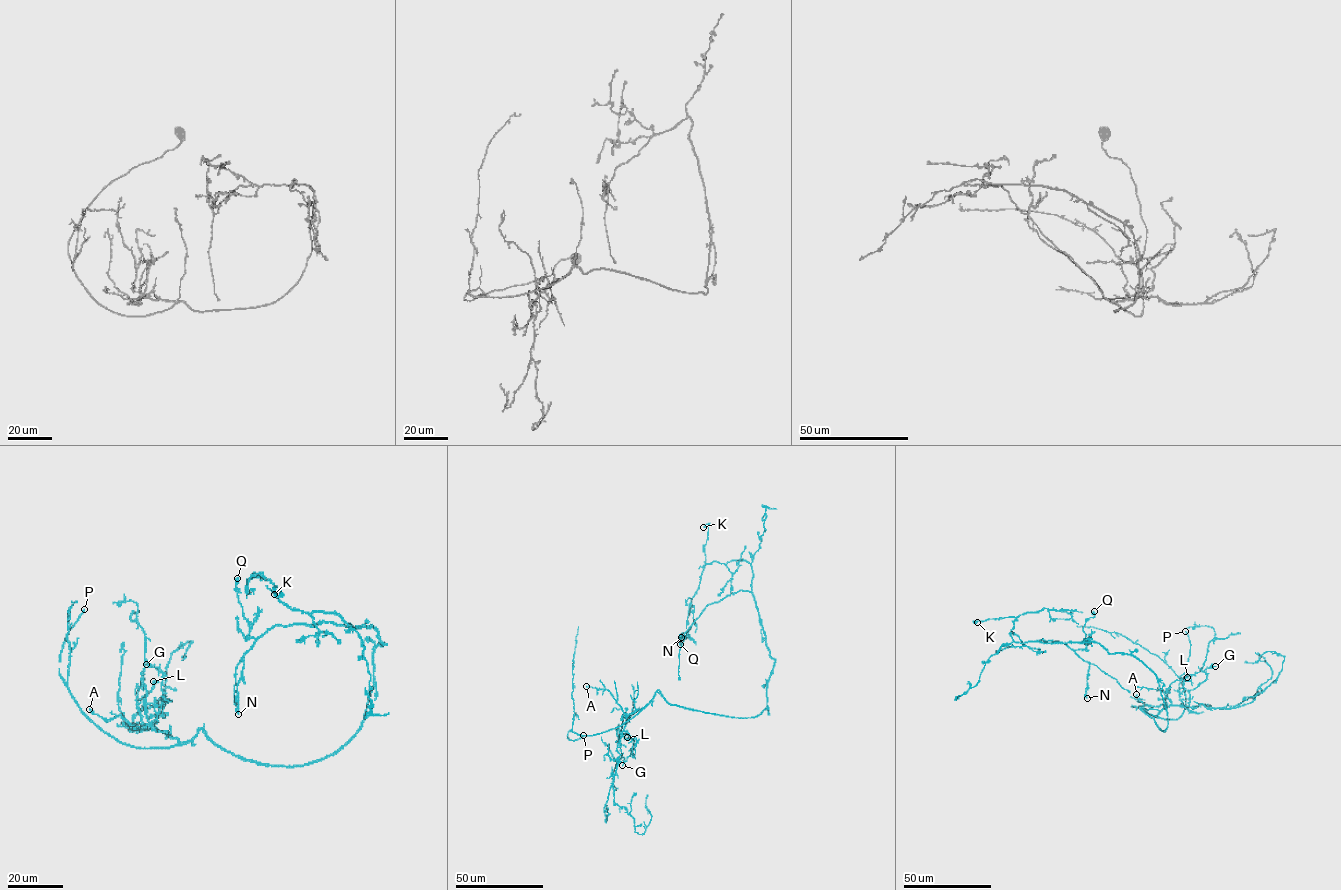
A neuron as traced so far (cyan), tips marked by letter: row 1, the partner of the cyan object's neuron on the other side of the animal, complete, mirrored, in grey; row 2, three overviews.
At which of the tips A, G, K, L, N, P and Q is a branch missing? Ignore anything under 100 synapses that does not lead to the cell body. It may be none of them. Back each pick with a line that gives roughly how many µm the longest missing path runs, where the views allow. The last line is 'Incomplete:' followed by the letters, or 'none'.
P: missing 70 µm
Incomplete: P

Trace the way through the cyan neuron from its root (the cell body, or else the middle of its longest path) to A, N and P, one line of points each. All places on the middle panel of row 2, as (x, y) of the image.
A: (746, 717), (671, 705), (658, 690), (642, 708), (626, 714), (607, 690), (586, 686)
N: (746, 717), (766, 707), (775, 661), (754, 596), (740, 591), (709, 604), (681, 637)
P: (746, 717), (671, 705), (658, 690), (621, 725), (590, 735), (570, 730), (567, 737), (574, 740), (583, 735)

